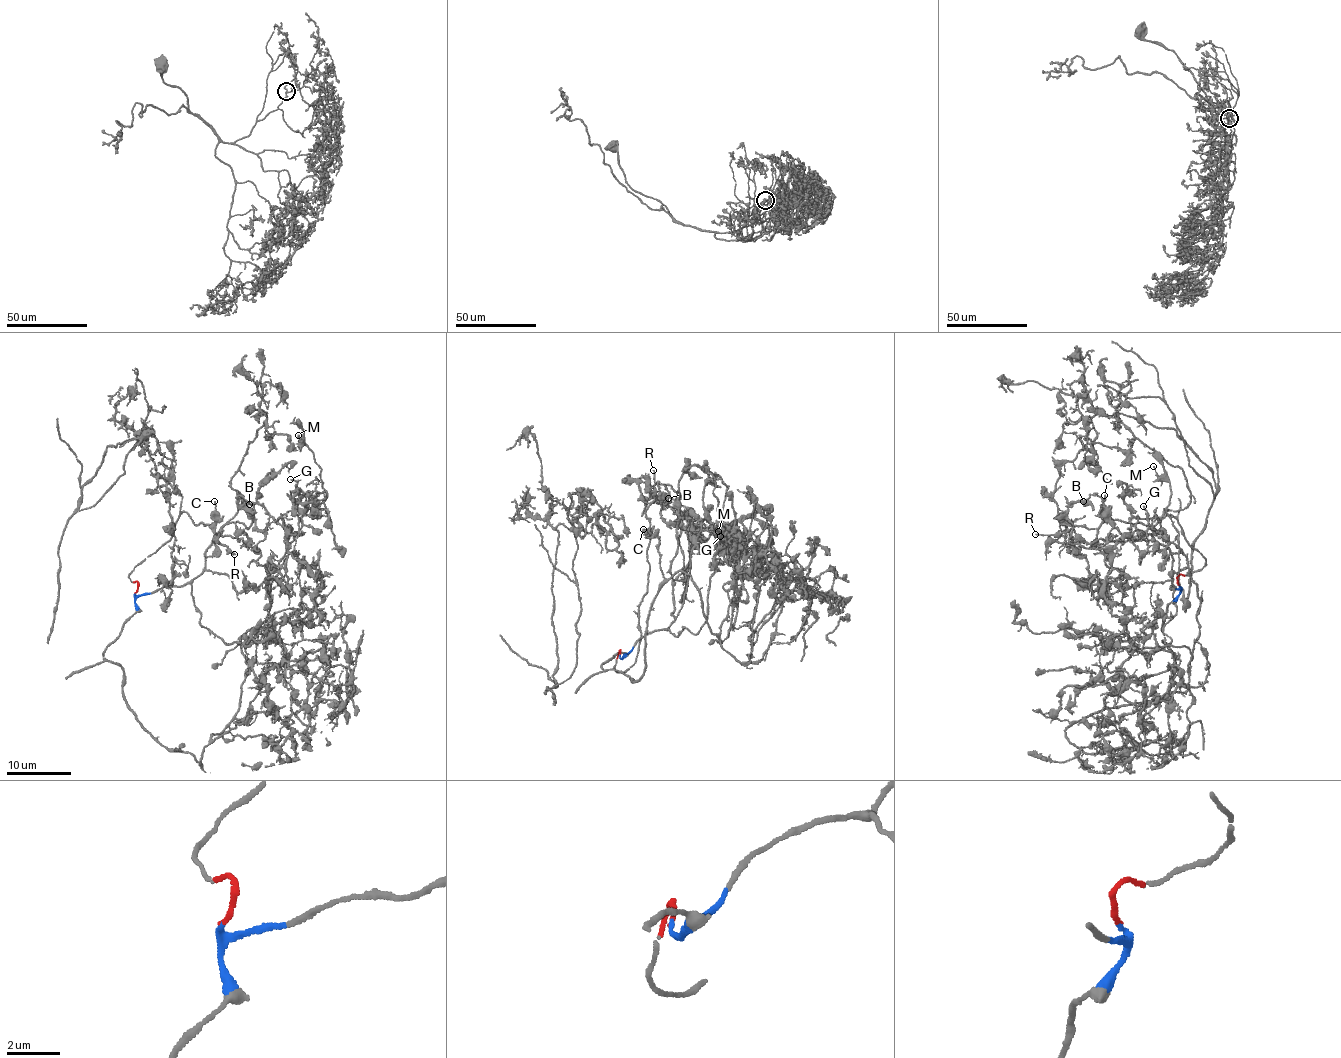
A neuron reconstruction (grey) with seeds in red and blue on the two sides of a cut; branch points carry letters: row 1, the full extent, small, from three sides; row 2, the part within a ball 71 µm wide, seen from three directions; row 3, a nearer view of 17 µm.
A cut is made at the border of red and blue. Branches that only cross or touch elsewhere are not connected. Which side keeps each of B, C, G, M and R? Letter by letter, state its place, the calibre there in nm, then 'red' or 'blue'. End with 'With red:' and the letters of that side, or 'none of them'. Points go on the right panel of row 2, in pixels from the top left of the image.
B: place (1083, 501); calibre 110 nm; blue
C: place (1104, 495); calibre 160 nm; red
G: place (1143, 506); calibre 80 nm; blue
M: place (1153, 466); calibre 150 nm; blue
R: place (1035, 534); calibre 130 nm; red
With red: C, R

